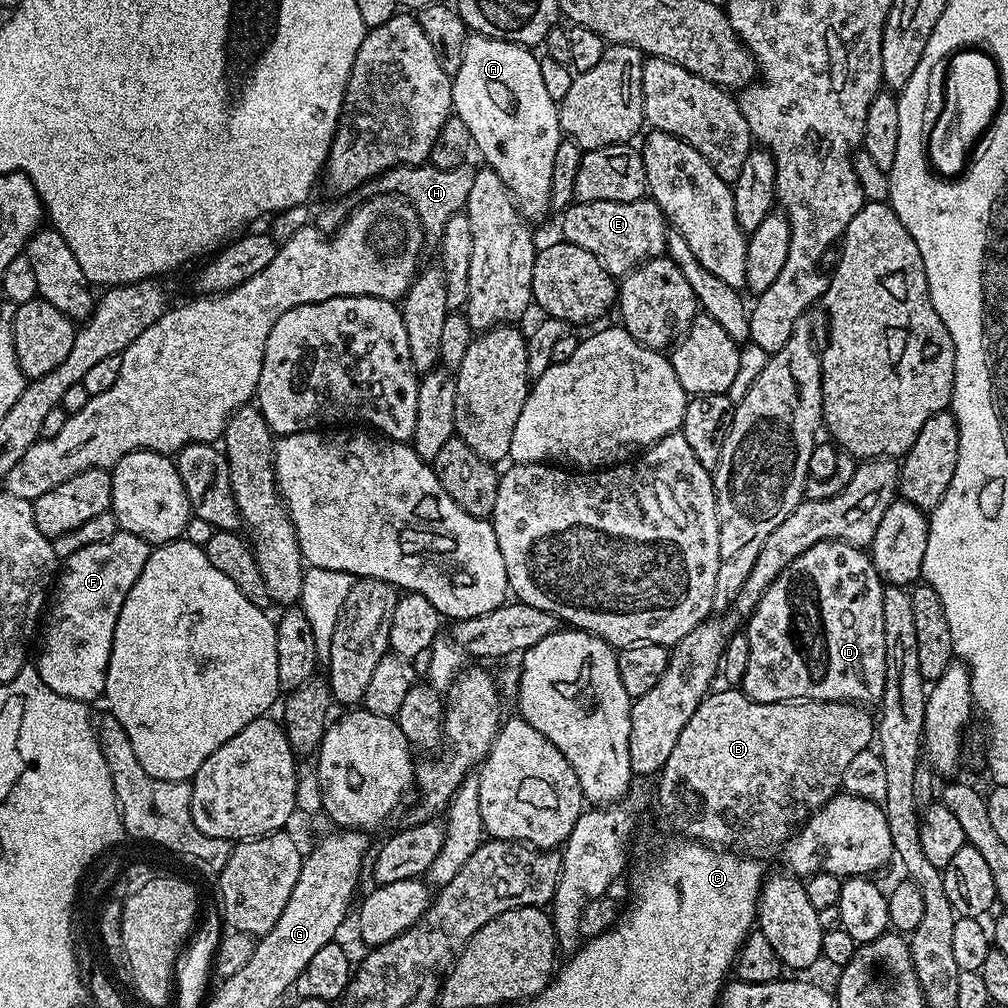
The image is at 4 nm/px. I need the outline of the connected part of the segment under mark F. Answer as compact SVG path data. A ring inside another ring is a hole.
M117 531L114 538L106 542L94 542L94 546L85 546L70 558L62 561L58 575L50 589L46 607L42 613L42 627L38 632L40 653L34 656L34 667L54 690L54 694L62 694L66 698L93 702L100 700L106 686L106 670L110 662L110 650L114 642L114 626L118 626L118 614L122 614L122 602L126 602L126 594L130 594L130 586L138 582L138 574L142 574L142 566L146 566L150 546L142 538L129 532Z

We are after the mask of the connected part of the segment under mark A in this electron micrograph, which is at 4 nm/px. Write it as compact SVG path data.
M469 35L462 54L462 70L452 77L452 107L454 115L462 118L470 129L475 151L480 151L483 163L495 170L506 182L512 200L521 216L535 222L550 212L550 177L554 171L554 153L562 139L558 102L550 98L542 83L542 70L537 53L523 44L511 44L489 36Z

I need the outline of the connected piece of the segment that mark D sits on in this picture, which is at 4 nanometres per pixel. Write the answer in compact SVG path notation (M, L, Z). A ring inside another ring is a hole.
M845 540L818 542L798 554L747 617L750 663L746 666L742 691L754 702L847 700L861 706L875 705L882 698L886 682L886 642L882 639L884 589L871 555Z

